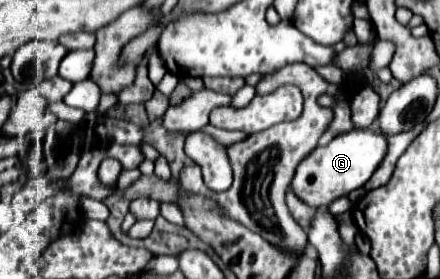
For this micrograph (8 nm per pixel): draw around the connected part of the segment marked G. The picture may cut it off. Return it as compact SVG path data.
M354 128L346 134L332 138L332 142L328 142L326 146L318 146L316 150L312 150L296 168L290 188L296 192L300 200L304 200L312 208L328 206L332 200L346 196L356 188L362 188L386 158L386 150L388 150L386 134L382 134L376 128L366 130Z

